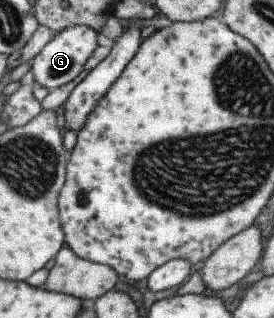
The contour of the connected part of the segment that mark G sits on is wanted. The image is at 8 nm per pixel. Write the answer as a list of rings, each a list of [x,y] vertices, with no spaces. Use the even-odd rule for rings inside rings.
[[[73,25],[54,33],[53,38],[34,56],[31,64],[30,71],[34,76],[35,85],[51,90],[71,82],[77,75],[82,74],[85,61],[99,42],[99,34],[90,26]]]

